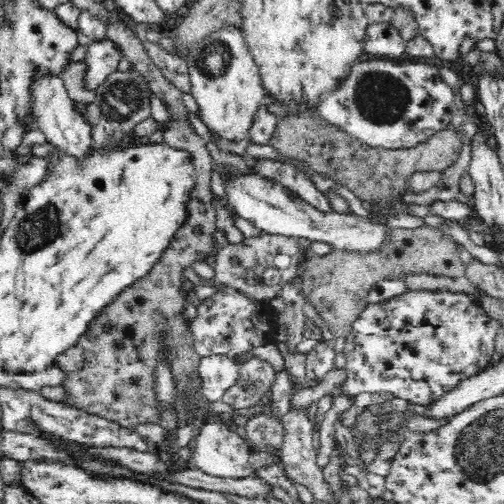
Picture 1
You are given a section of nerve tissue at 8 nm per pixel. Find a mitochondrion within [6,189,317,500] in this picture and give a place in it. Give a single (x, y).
(40, 229)

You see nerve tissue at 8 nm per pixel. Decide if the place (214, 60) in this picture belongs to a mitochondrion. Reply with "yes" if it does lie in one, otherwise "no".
yes

